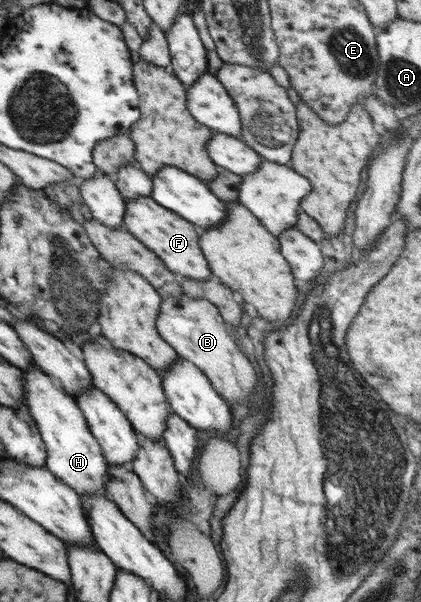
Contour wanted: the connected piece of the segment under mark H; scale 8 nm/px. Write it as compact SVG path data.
M30 365L23 370L23 389L26 410L32 416L44 441L47 459L45 466L56 478L63 480L80 496L104 495L107 485L107 463L103 450L90 432L76 399L61 387L61 382Z

